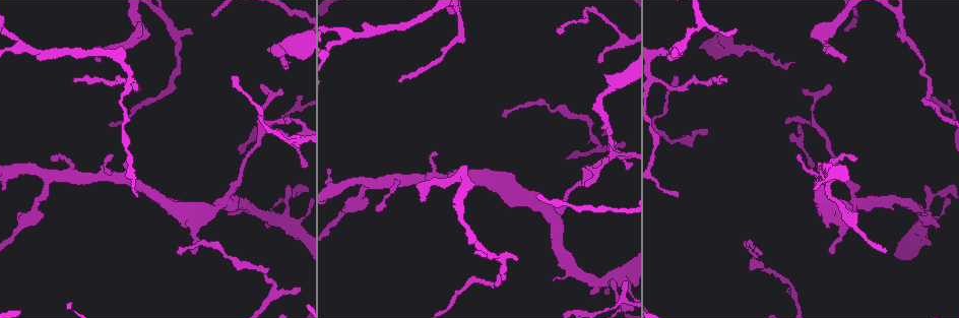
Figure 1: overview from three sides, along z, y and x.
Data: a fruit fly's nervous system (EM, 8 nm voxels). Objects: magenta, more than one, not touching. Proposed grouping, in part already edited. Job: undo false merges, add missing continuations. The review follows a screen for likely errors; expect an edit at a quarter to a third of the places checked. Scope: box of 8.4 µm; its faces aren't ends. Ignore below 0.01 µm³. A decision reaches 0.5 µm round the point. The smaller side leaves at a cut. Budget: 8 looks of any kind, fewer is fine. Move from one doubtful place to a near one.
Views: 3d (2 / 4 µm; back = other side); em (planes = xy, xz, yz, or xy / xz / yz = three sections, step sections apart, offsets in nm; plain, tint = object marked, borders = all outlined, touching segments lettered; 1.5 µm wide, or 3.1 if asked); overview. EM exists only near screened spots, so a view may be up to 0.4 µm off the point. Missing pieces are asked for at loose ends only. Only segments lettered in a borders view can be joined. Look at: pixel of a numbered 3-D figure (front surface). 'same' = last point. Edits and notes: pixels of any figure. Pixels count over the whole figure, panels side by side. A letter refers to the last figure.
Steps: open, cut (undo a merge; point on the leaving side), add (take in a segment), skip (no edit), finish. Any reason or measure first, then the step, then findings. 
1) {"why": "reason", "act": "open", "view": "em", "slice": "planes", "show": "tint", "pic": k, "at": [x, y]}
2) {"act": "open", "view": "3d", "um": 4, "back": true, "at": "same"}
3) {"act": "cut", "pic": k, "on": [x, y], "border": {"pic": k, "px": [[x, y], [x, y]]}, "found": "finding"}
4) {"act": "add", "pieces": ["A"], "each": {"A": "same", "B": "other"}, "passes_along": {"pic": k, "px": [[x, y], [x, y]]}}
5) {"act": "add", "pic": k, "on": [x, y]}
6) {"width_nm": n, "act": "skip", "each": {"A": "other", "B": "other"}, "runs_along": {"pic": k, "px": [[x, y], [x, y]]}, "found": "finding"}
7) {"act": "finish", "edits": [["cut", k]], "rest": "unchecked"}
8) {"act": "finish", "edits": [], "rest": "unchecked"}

{"why": "branch stops here", "act": "open", "view": "3d", "um": 4, "pic": 1, "at": [810, 36]}

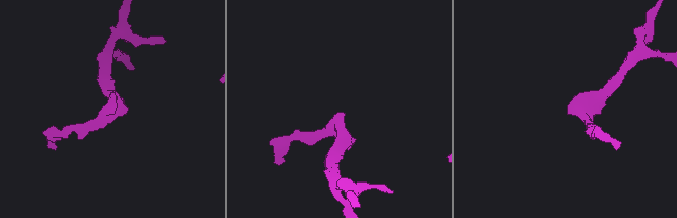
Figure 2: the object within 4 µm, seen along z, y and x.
{"why": "now the EM", "act": "open", "view": "em", "slice": "planes", "show": "borders", "pic": 2, "at": [339, 113]}

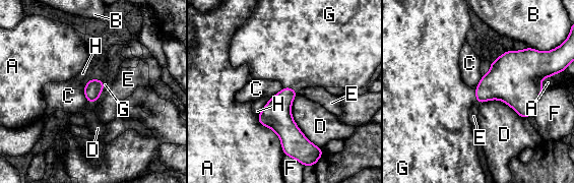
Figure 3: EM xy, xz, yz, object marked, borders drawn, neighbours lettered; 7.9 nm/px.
{"width_nm": 140, "act": "add", "pieces": ["G"], "each": {"A": "other", "B": "other", "C": "other", "D": "other", "E": "other", "F": "other", "G": "same", "H": "other"}, "passes_along": {"pic": 3, "px": [[276, 115], [290, 87], [298, 57]]}, "found": "the cell continues"}

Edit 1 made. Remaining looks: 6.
{"why": "redraw", "act": "open", "view": "overview"}

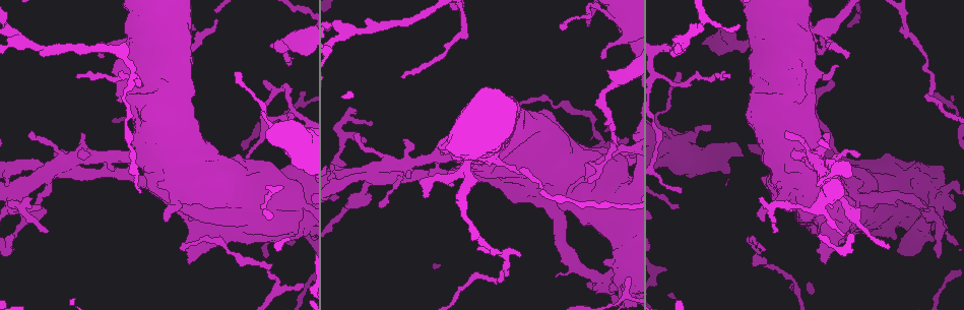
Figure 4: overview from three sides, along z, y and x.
{"why": "long arm stops here", "act": "open", "view": "em", "slice": "planes", "show": "borders", "pic": 4, "at": [235, 72]}

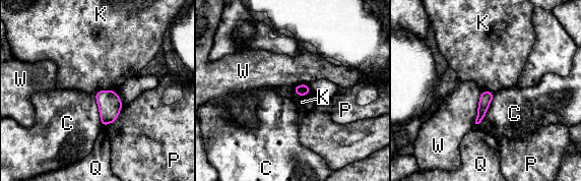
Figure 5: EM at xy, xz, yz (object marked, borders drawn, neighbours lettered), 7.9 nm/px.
{"width_nm": 90, "act": "skip", "each": {"C": "other", "K": "other", "P": "other", "Q": "other", "W": "other"}, "border": {"pic": 5, "px": [[293, 88], [297, 95], [311, 93]]}, "found": "none of them fits"}

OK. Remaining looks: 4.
{"act": "finish", "edits": [["add", 3]], "rest": "unchecked"}

